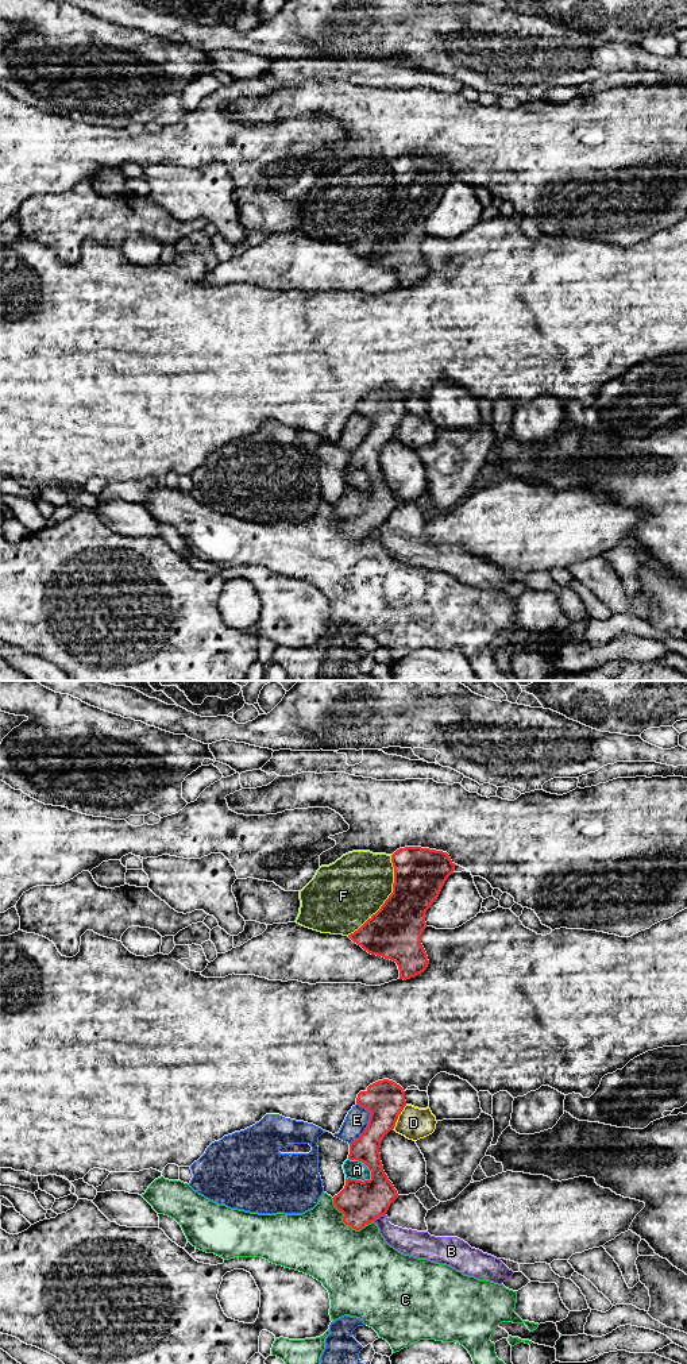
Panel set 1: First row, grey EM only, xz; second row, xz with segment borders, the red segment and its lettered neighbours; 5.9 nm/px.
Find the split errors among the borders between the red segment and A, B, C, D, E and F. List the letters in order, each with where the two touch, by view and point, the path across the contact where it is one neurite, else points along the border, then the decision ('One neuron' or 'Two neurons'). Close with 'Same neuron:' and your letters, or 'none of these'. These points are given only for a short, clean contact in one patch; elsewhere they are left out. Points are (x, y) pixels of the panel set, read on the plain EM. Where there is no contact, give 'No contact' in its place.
A: Touches red at xz (363, 470). Two neurons
B: Touches red at xz (378, 526). Two neurons
C: Touches red at xz (347, 532). Two neurons
D: Touches red at xz (397, 426). Two neurons
E: Touches red at xz (369, 431). Two neurons
F: Touches red at xz (388, 207). Two neurons
Same neuron: none of these

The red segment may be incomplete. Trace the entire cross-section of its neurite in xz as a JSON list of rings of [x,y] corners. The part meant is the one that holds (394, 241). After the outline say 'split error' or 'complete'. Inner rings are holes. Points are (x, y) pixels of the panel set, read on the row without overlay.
[[[405,155],[391,163],[393,201],[358,239],[348,246],[371,263],[397,271],[400,288],[424,281],[429,273],[421,253],[425,221],[437,208],[455,172],[443,159]]]; complete

